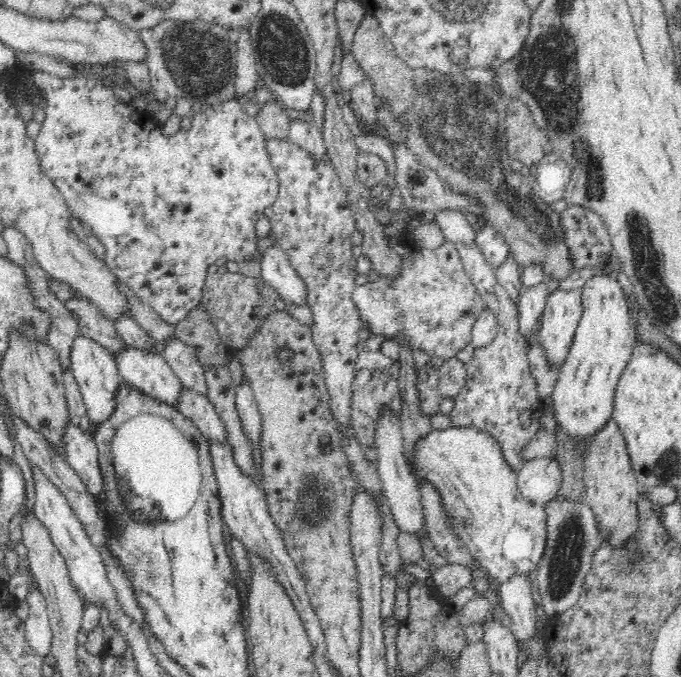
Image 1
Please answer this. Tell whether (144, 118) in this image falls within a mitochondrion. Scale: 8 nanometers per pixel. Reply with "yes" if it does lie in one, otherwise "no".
no

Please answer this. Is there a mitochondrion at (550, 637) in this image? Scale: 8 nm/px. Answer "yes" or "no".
no

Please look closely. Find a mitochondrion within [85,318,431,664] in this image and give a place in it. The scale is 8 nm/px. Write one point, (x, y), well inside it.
(313, 505)

